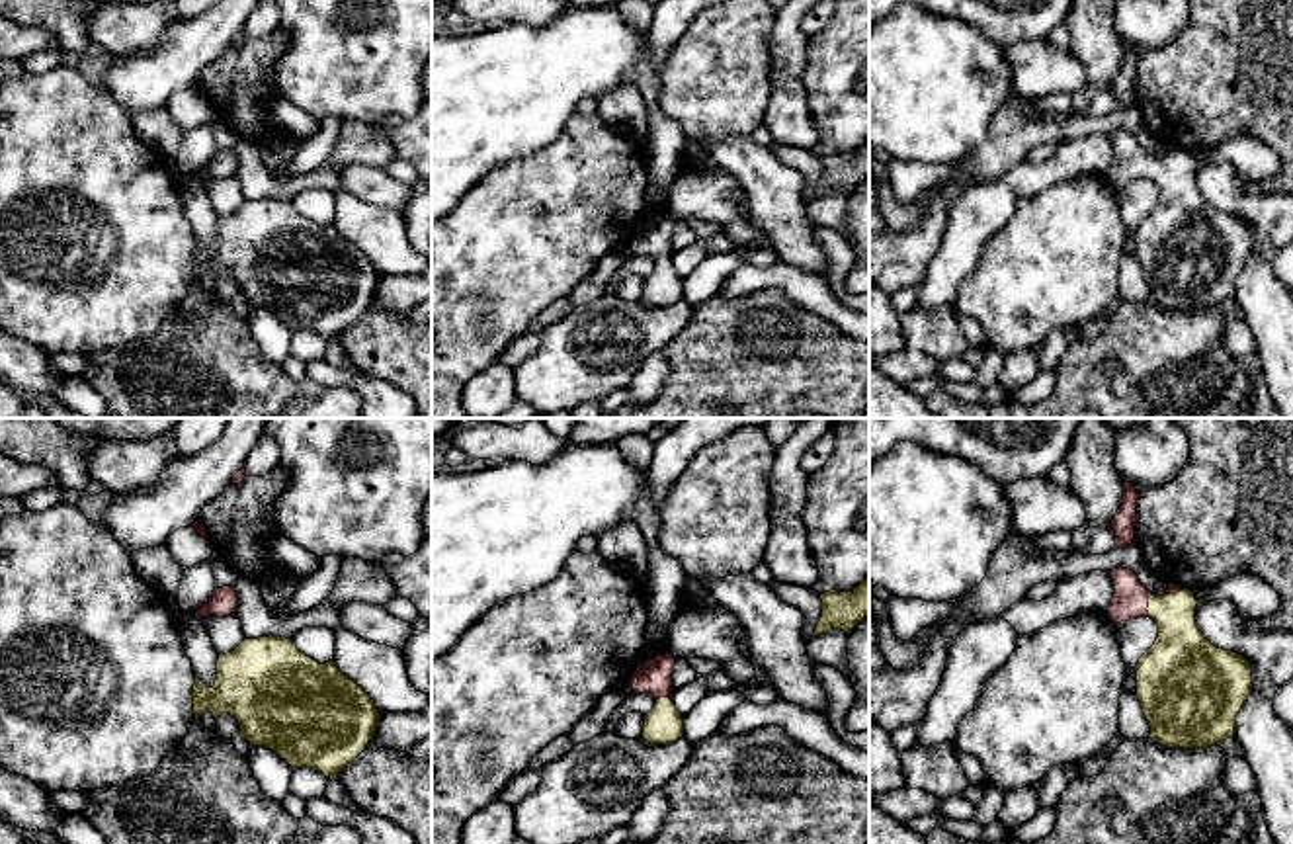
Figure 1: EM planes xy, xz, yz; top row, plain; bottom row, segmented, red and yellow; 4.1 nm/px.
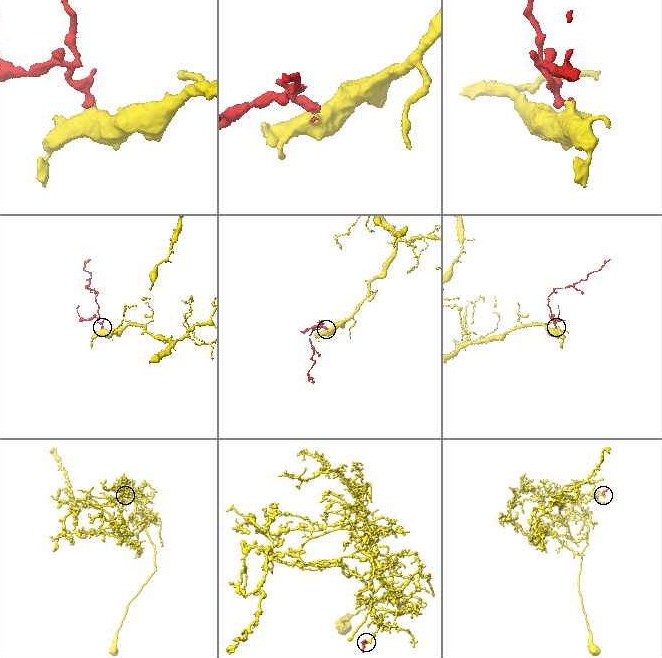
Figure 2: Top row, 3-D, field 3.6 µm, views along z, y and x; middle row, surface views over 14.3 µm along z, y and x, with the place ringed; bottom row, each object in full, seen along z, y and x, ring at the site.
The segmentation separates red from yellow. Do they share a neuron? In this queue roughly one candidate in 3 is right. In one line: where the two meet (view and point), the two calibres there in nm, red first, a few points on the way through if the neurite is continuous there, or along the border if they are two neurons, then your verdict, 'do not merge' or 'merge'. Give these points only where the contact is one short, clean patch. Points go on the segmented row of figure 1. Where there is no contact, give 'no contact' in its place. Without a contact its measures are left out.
meets red in yz at (1147, 604); 150 nm thick on the red side, 240 nm on the other; runs through yz (1129, 600), (1147, 604), (1176, 630), (1180, 655); merge

